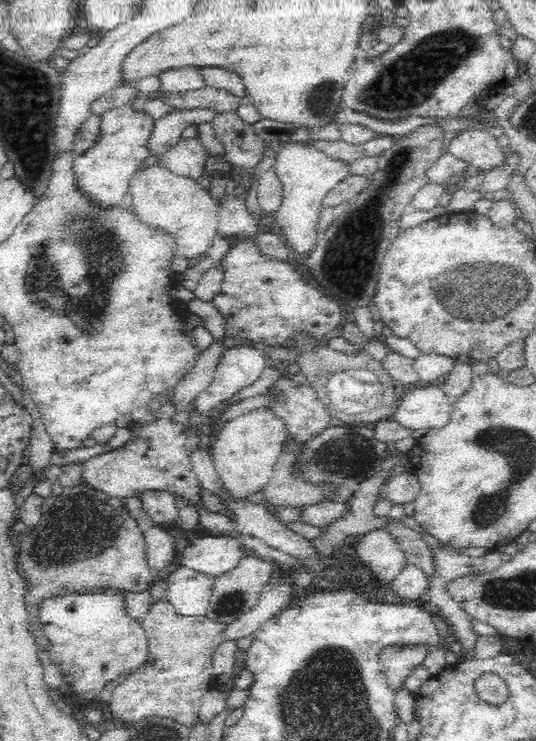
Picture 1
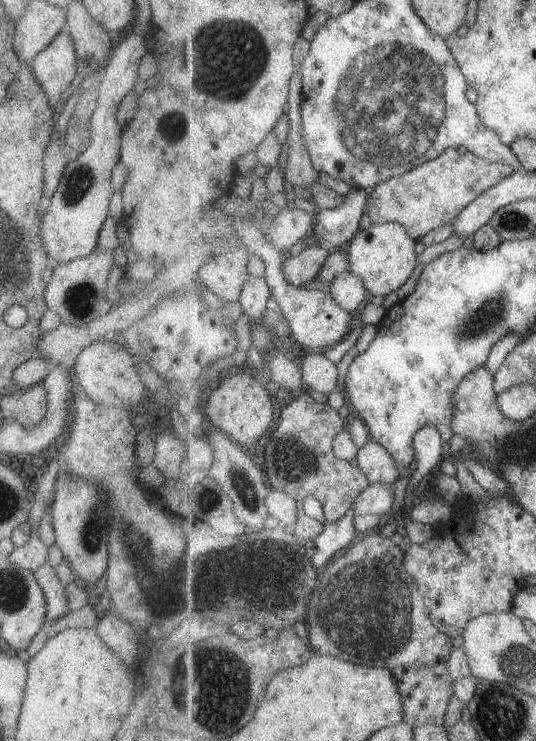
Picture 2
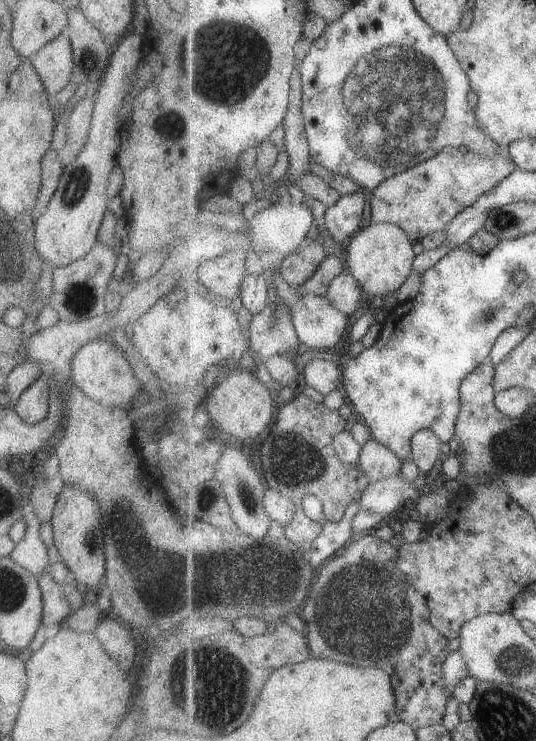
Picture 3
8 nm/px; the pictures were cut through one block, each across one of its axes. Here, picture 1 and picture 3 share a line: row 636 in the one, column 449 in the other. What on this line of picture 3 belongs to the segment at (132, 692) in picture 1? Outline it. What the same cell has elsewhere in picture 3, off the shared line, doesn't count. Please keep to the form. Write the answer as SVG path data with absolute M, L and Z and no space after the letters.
M451 146L443 148L430 160L391 176L379 188L372 190L371 222L397 224L414 244L422 242L433 232L445 231L461 212L513 175L516 168L503 153L483 156L472 149L461 152Z

